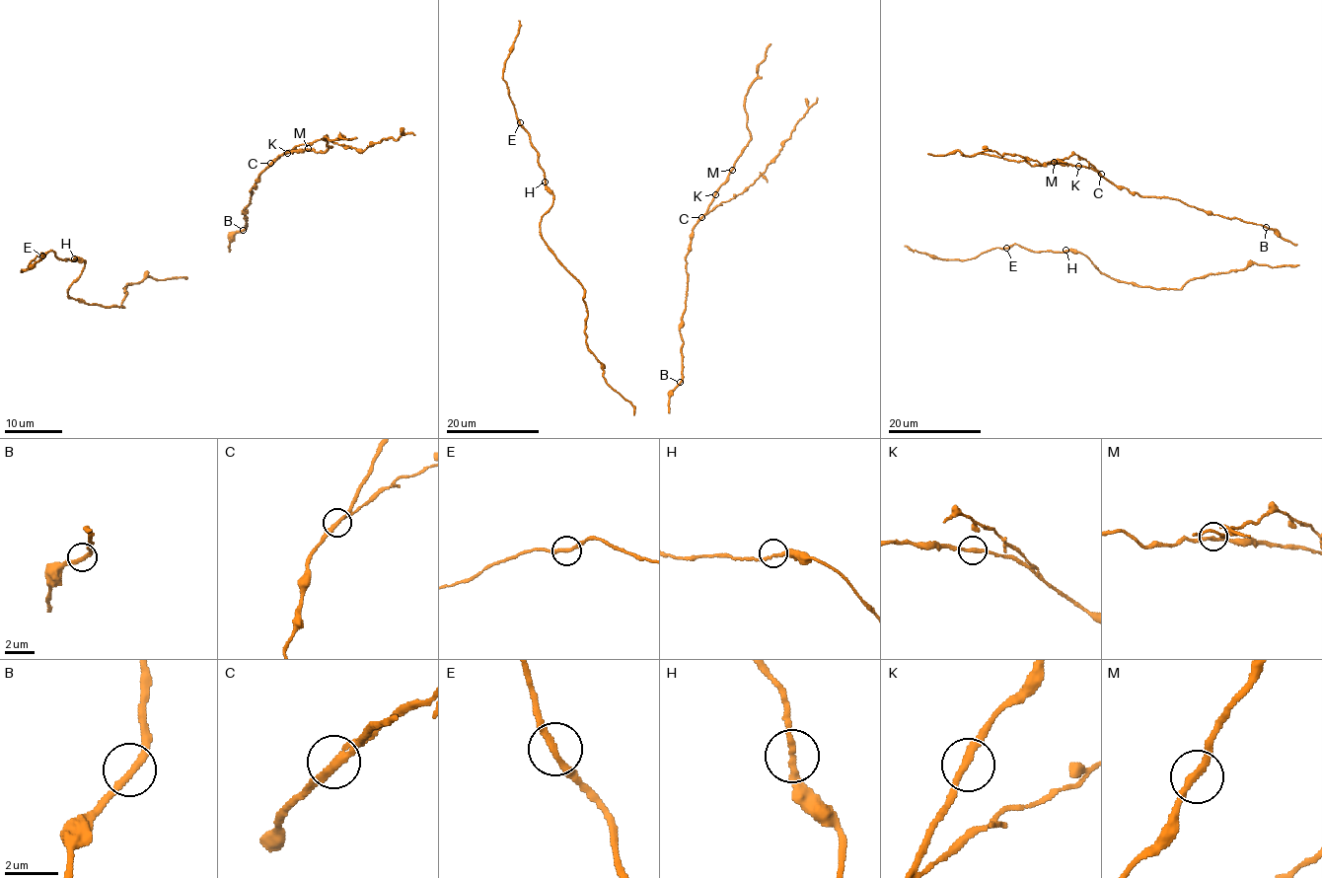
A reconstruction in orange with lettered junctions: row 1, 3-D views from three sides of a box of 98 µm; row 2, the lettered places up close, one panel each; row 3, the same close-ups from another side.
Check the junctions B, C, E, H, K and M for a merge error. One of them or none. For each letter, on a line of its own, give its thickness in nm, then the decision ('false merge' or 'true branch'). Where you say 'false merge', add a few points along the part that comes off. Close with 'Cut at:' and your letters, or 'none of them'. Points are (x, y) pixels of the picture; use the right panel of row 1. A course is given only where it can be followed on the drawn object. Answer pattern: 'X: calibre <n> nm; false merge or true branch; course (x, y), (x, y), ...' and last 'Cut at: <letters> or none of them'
B: calibre 240 nm; true branch
C: calibre 240 nm; false merge; course (1100, 174), (1076, 154), (1040, 165), (1021, 155), (981, 152)
E: calibre 240 nm; true branch
H: calibre 240 nm; true branch
K: calibre 260 nm; true branch
M: calibre 240 nm; true branch
Cut at: C

